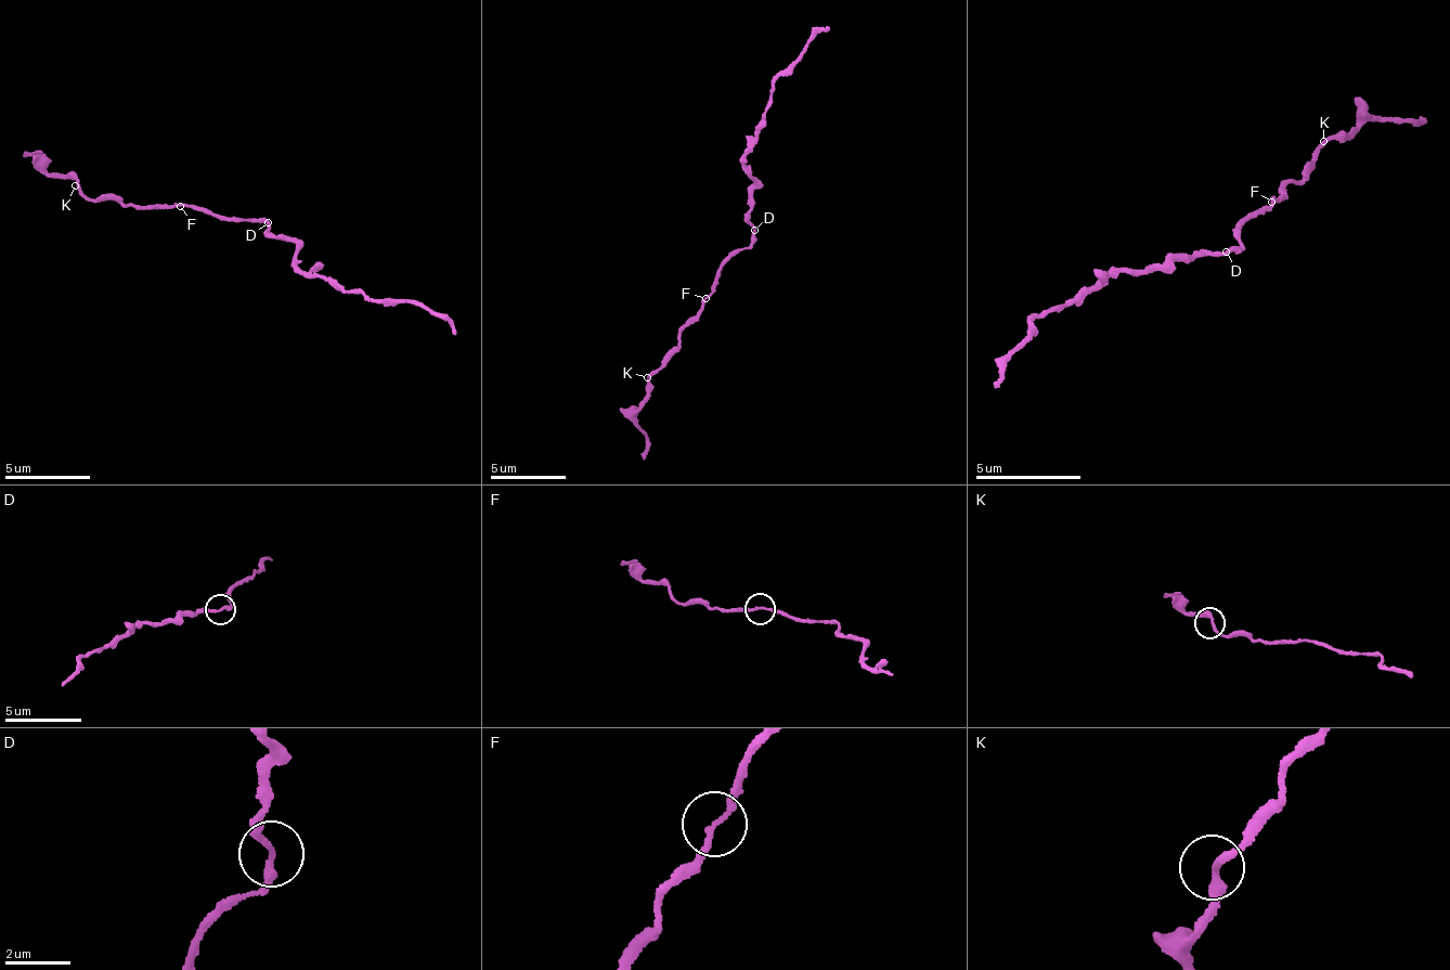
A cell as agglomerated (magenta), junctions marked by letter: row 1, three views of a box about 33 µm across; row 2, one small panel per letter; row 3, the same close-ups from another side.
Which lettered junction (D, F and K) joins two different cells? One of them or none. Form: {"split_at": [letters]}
{"split_at": []}

